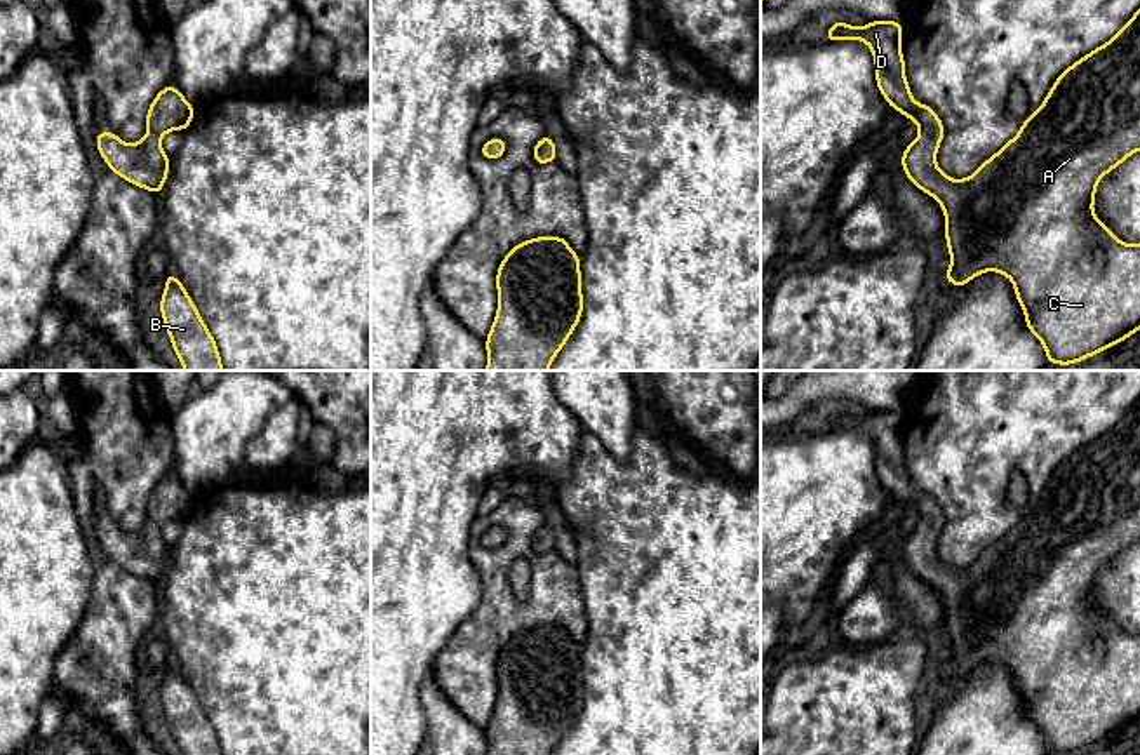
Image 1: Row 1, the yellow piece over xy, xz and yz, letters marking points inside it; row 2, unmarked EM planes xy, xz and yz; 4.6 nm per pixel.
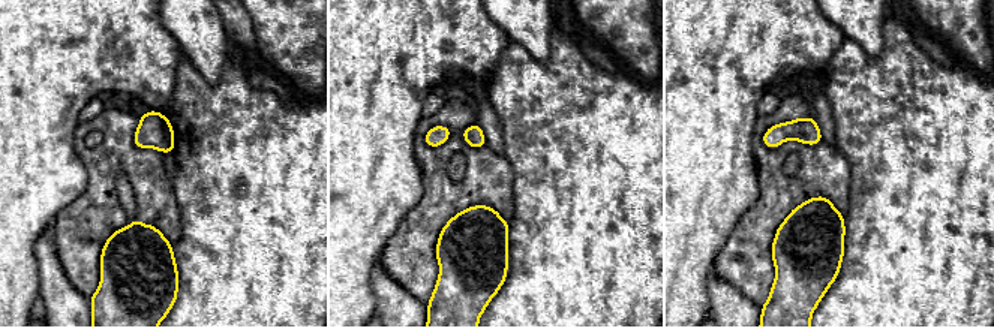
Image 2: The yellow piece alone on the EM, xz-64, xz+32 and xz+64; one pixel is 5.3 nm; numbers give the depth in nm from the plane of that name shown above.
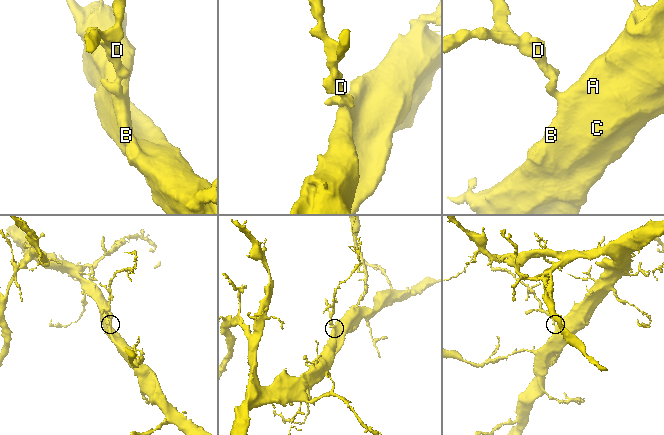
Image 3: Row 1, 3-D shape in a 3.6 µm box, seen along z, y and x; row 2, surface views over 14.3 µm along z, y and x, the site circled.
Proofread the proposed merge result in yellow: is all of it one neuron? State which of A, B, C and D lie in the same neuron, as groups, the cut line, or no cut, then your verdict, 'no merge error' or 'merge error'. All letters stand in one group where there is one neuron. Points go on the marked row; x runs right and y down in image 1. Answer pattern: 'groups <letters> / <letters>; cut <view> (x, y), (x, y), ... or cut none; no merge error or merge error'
groups A B C D; cut none; no merge error

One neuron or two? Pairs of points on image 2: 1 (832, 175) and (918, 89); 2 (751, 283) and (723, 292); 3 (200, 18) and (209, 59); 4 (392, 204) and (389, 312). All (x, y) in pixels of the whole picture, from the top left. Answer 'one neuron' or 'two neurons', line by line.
1: two neurons
2: two neurons
3: one neuron
4: two neurons

